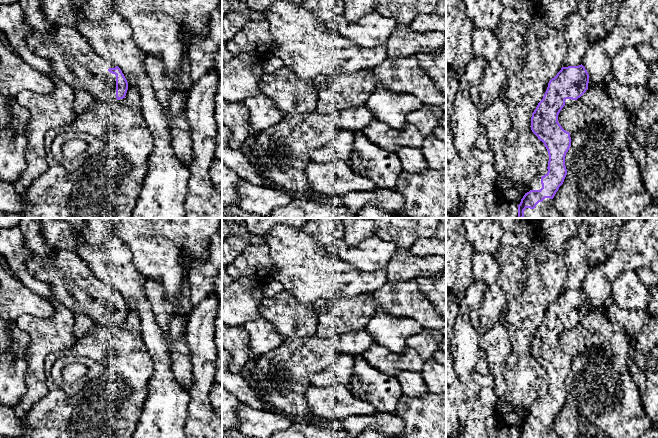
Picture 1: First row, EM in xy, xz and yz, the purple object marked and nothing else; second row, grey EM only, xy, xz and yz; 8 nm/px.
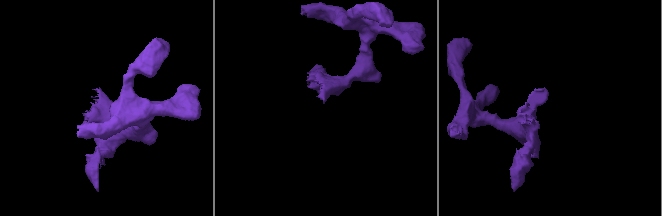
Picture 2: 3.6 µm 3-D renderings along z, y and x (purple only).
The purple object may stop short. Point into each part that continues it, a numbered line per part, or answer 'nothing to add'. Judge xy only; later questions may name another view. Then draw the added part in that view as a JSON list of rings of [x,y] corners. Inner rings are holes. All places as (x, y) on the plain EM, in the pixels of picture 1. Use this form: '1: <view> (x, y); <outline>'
1: xy (73, 283); [[[19,218],[19,226],[26,247],[32,251],[32,257],[25,262],[27,270],[37,279],[47,282],[52,287],[54,297],[63,303],[74,314],[84,314],[91,317],[97,324],[116,325],[116,299],[108,295],[117,289],[97,277],[87,263],[73,250],[55,250],[46,244],[42,235],[41,218]]]

